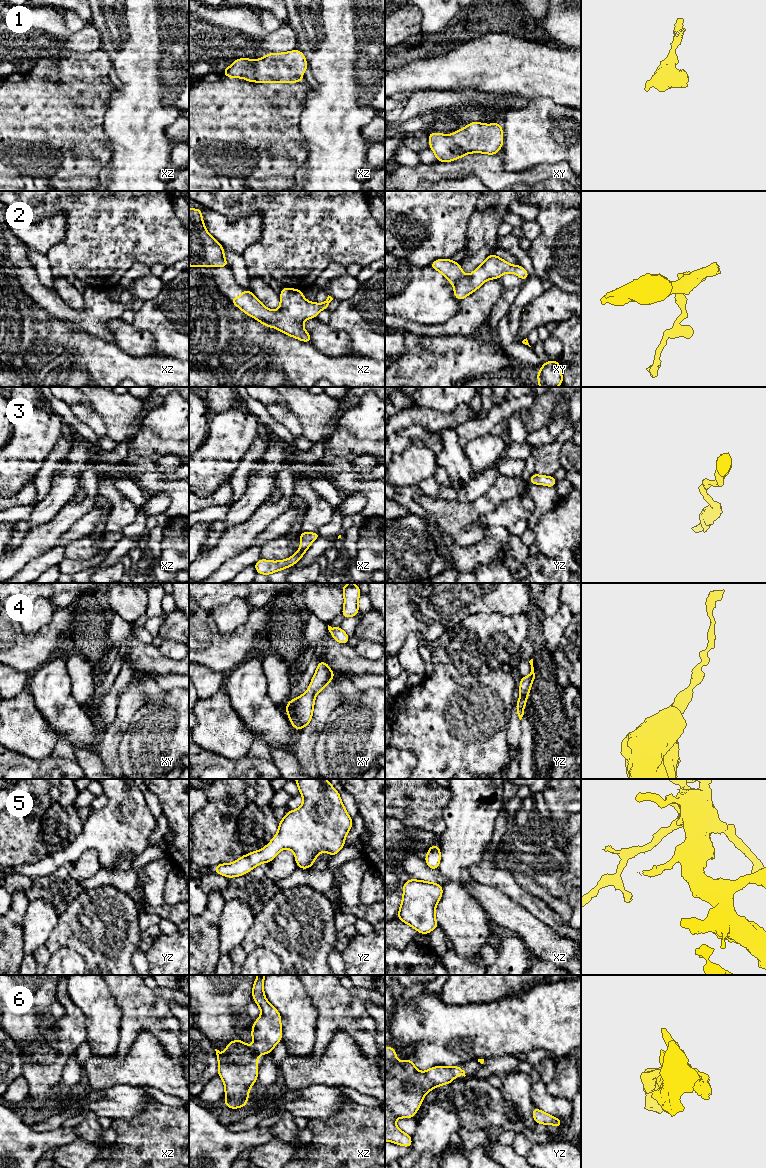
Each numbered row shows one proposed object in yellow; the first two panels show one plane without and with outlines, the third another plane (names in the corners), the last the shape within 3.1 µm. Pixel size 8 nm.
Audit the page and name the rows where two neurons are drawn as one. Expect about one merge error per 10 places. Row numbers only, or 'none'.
none

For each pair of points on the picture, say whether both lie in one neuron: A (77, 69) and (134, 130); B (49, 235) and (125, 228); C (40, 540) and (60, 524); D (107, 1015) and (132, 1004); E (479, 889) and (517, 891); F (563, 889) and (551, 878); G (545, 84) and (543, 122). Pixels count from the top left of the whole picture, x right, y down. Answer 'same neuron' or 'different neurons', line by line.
A: different neurons
B: different neurons
C: same neuron
D: different neurons
E: different neurons
F: same neuron
G: different neurons

